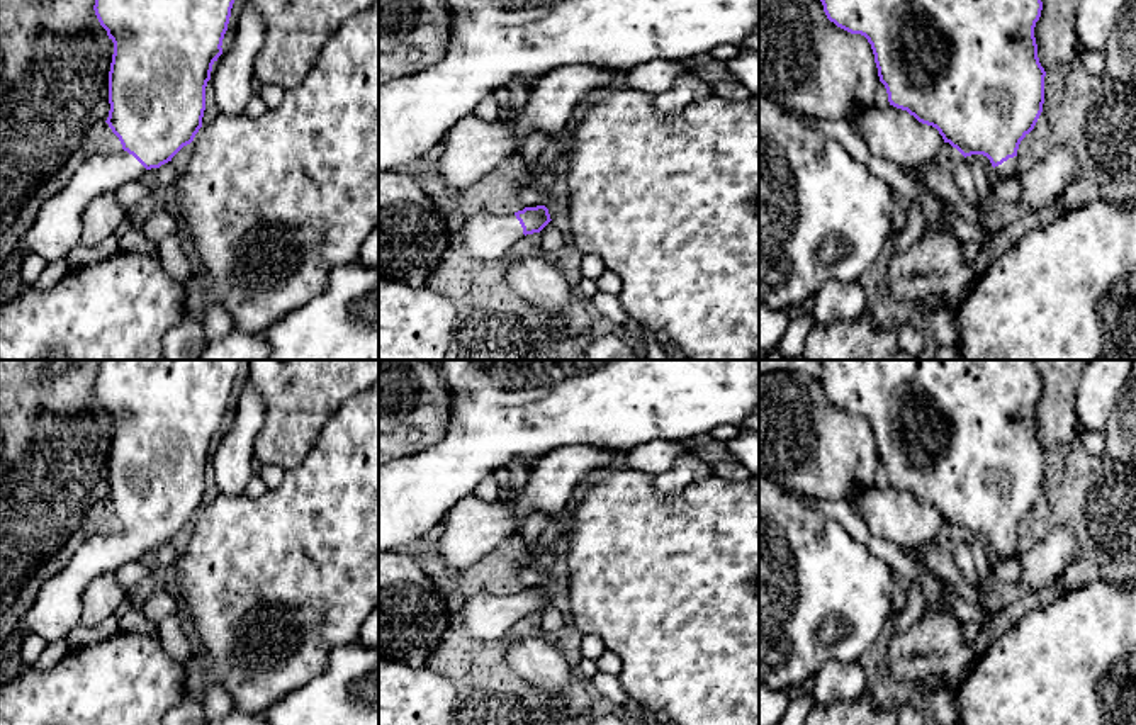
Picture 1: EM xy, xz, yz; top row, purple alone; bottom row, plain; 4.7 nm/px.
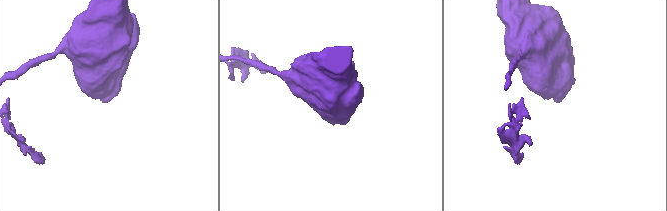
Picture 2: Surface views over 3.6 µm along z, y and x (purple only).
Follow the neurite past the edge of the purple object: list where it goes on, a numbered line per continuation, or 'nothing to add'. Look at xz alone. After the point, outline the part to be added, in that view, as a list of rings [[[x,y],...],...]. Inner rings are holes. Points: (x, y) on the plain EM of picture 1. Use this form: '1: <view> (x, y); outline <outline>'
1: xz (486, 617); outline [[[477,593],[460,608],[464,630],[475,640],[498,640],[523,618],[523,608],[515,594],[496,596]]]

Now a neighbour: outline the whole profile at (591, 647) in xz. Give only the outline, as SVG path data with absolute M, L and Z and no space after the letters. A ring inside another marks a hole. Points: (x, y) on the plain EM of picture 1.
M584 635L576 657L598 660L606 650L608 649L606 649L601 637L598 637L598 635Z

